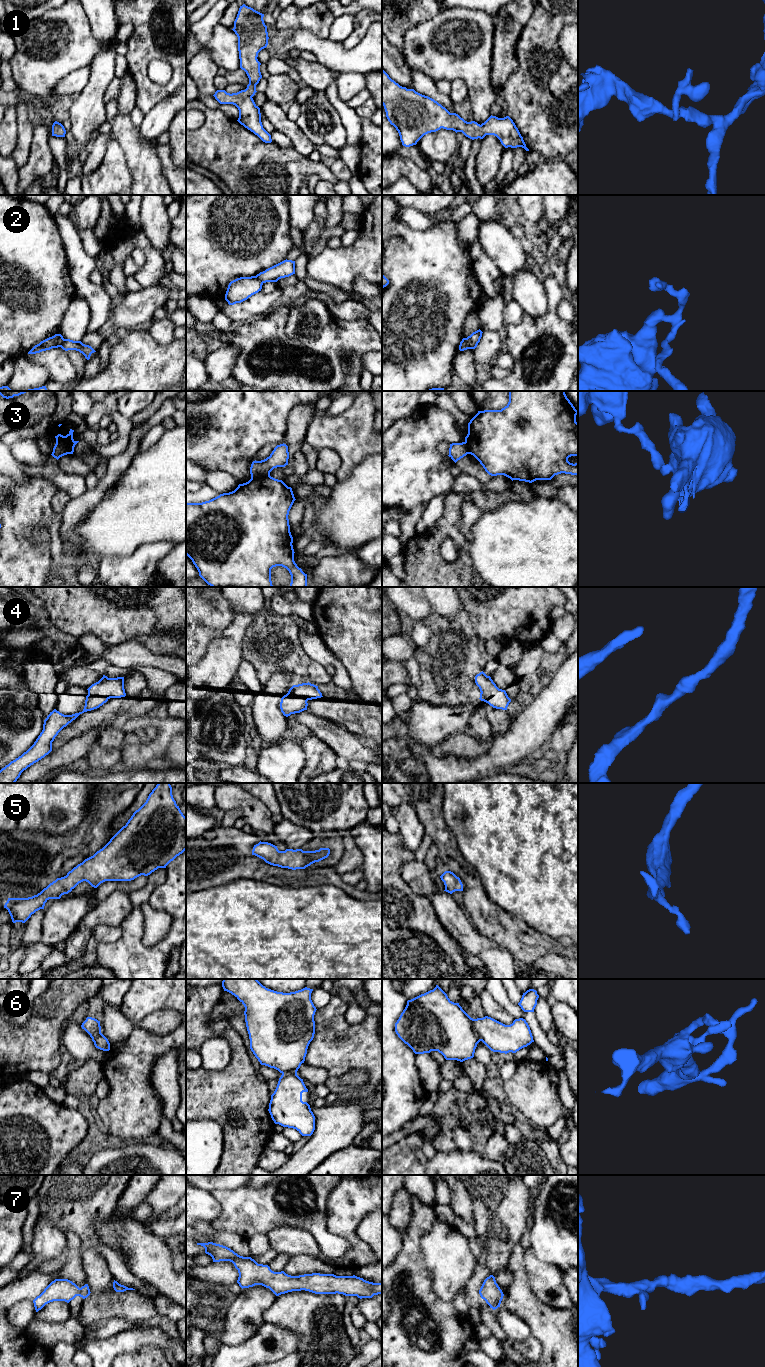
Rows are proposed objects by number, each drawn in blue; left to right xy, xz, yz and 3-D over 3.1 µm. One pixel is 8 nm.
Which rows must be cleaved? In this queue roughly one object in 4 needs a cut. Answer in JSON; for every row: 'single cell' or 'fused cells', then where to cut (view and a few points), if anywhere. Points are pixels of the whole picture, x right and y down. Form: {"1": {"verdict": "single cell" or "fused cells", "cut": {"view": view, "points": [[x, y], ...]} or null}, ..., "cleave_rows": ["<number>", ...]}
{"1": {"verdict": "single cell", "cut": null}, "2": {"verdict": "fused cells", "cut": {"view": "yz", "points": [[464, 338], [469, 348]]}}, "3": {"verdict": "fused cells", "cut": {"view": "xz", "points": [[269, 473], [251, 478]]}}, "4": {"verdict": "single cell", "cut": null}, "5": {"verdict": "single cell", "cut": null}, "6": {"verdict": "single cell", "cut": null}, "7": {"verdict": "single cell", "cut": null}, "cleave_rows": ["2", "3"]}

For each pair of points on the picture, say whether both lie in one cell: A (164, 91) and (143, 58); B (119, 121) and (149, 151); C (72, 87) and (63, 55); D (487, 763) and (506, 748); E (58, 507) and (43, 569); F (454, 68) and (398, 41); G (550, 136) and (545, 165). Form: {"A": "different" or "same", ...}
{"A": "same", "B": "same", "C": "different", "D": "same", "E": "different", "F": "different", "G": "different"}

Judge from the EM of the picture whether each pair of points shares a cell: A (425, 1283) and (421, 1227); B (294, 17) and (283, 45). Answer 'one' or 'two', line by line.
A: one
B: two

